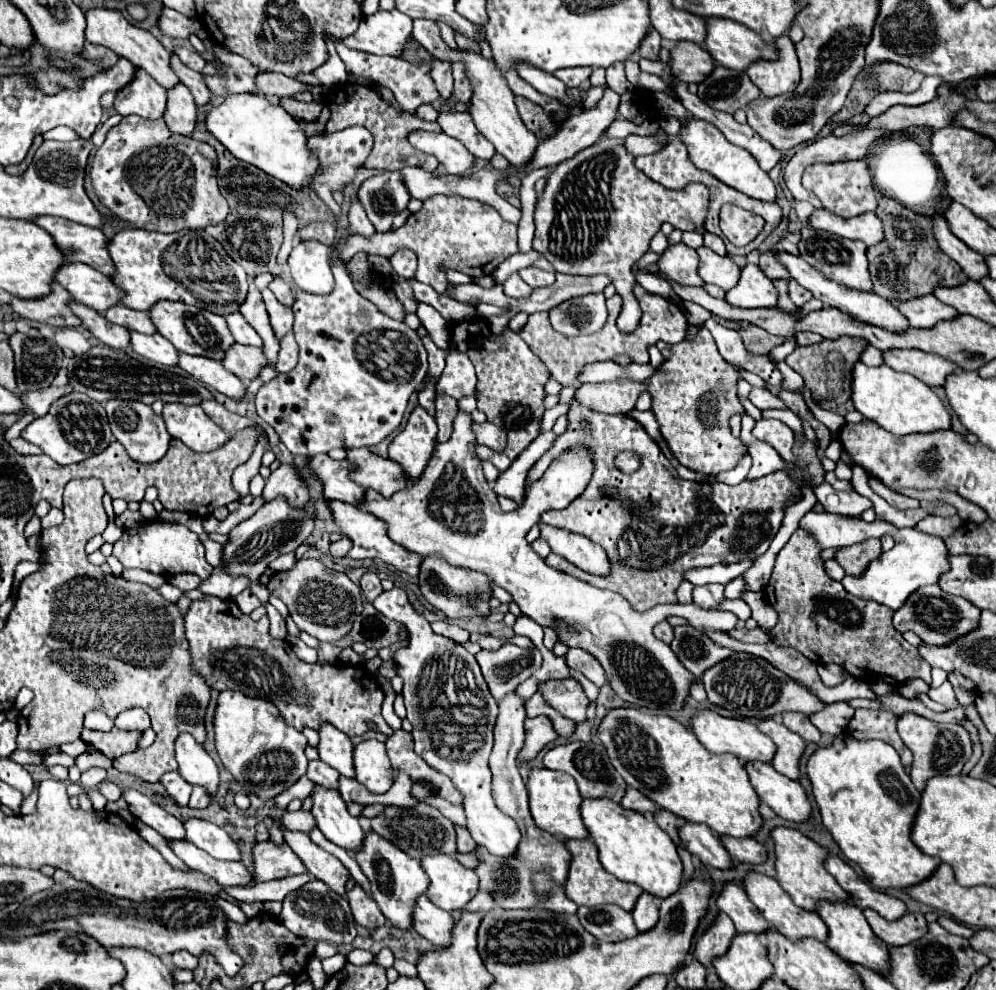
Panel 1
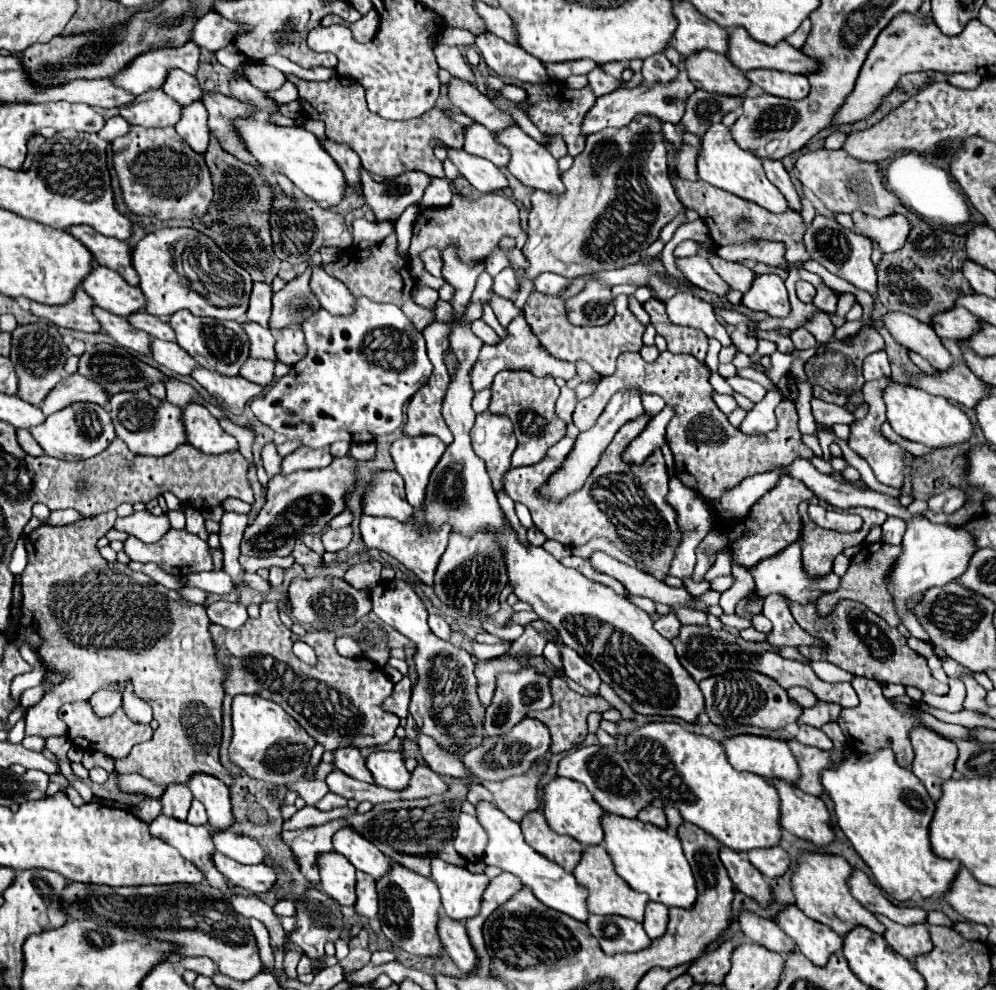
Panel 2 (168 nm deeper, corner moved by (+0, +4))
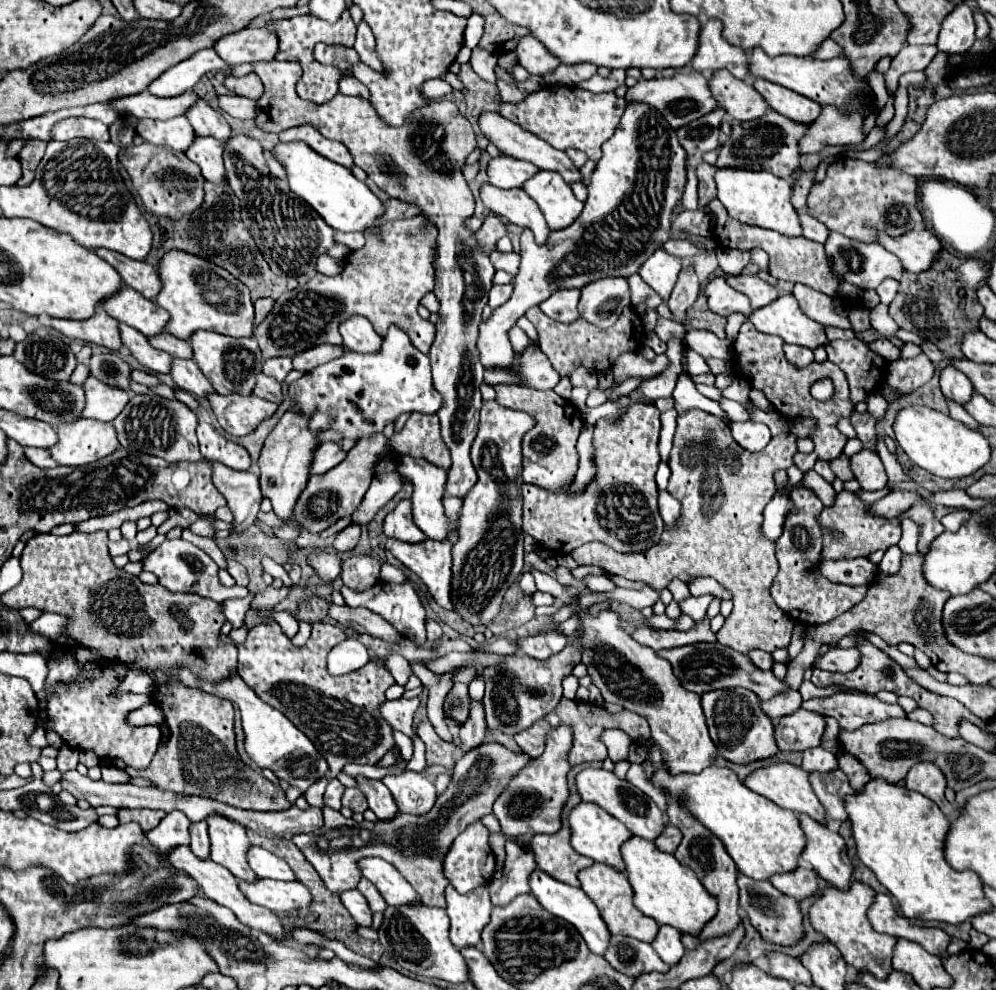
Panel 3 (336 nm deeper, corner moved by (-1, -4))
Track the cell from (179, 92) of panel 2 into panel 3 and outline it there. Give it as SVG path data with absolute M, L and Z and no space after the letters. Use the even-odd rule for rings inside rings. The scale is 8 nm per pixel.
M204 100L196 102L186 112L186 118L190 120L190 124L194 126L194 132L198 136L212 136L222 144L226 144L230 140L230 136L232 136L232 130L228 126L228 122L224 120L224 116L220 112L212 110L208 106L208 102L204 102Z

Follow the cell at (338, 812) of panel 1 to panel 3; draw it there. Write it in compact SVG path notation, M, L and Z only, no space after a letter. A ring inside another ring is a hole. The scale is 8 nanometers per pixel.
M362 858L360 862L362 876L368 878L384 896L390 906L412 906L422 904L418 892L402 878L402 874L380 858Z

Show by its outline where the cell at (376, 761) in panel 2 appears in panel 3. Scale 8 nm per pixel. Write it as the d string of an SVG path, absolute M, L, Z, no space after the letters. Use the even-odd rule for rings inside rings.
M410 770L400 776L386 776L382 782L392 792L402 814L428 814L438 798L434 784Z

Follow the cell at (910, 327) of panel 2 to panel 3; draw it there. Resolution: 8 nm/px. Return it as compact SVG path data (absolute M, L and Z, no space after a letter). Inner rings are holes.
M948 366L948 368L942 370L942 374L940 374L940 388L942 388L944 398L954 400L960 406L964 406L972 398L972 394L974 394L974 388L972 388L970 380L954 366Z

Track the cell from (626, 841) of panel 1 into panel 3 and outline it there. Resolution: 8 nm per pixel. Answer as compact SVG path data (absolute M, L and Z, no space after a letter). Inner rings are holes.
M638 836L630 838L626 846L622 846L622 856L626 862L628 882L634 888L634 906L654 918L660 926L668 924L682 934L698 936L702 928L716 916L718 902L716 898L700 884L696 874L682 866L672 854L660 852L654 842L646 842Z

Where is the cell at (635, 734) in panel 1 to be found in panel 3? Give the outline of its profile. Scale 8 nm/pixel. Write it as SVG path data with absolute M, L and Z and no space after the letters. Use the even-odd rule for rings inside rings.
M712 764L700 774L672 776L662 766L656 770L652 782L668 788L672 796L678 796L684 808L724 842L742 874L754 880L770 880L774 874L784 874L798 868L798 856L806 846L798 816L752 792L732 770Z

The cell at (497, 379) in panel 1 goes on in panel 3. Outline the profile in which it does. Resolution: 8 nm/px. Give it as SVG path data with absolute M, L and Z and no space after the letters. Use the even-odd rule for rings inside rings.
M496 384L496 400L512 410L528 412L536 418L536 426L524 436L522 440L522 452L524 452L524 472L522 478L526 484L534 484L540 488L546 488L548 492L560 492L566 488L578 468L578 452L576 452L576 440L582 432L582 418L576 406L572 406L568 400L560 398L554 390L534 390L528 386L518 384Z

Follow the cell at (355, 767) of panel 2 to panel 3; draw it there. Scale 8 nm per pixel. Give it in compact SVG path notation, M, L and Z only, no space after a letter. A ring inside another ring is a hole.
M358 776L358 788L368 796L370 810L378 816L378 820L392 820L398 816L398 806L390 794L390 790L380 780L368 780Z

